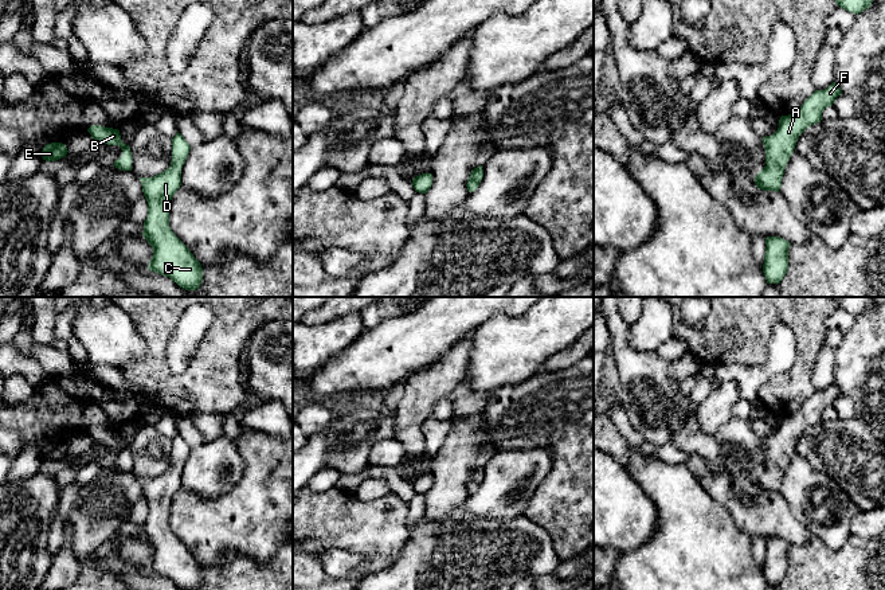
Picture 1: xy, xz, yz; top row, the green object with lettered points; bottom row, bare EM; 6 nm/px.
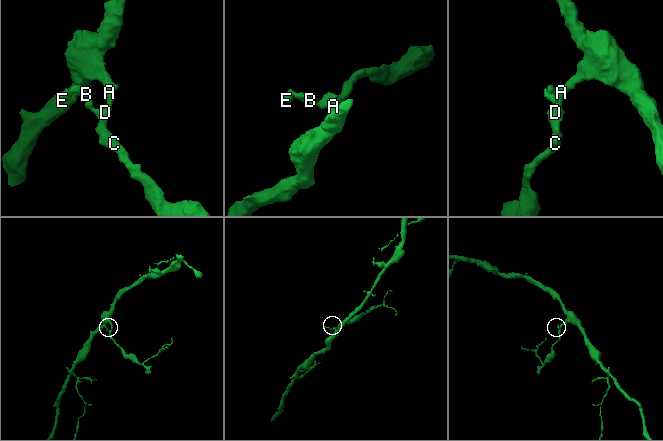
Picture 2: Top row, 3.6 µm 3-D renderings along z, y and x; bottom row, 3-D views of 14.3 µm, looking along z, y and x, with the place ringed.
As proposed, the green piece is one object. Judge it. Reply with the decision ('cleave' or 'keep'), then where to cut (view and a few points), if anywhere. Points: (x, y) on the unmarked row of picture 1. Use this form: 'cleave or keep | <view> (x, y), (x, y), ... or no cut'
keep | no cut

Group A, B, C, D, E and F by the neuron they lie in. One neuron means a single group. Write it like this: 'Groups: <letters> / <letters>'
Groups: A B C D E F

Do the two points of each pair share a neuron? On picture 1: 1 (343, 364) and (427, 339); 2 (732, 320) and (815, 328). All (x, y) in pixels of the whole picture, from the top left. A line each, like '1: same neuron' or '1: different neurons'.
1: same neuron
2: same neuron

